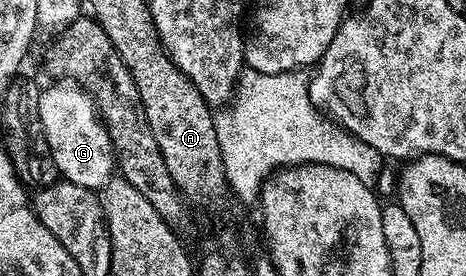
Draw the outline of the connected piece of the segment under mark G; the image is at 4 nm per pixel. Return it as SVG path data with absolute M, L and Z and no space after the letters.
M68 79L49 84L38 97L36 118L54 157L54 165L67 182L99 192L114 177L117 165L110 133L100 118L98 104L88 92Z

